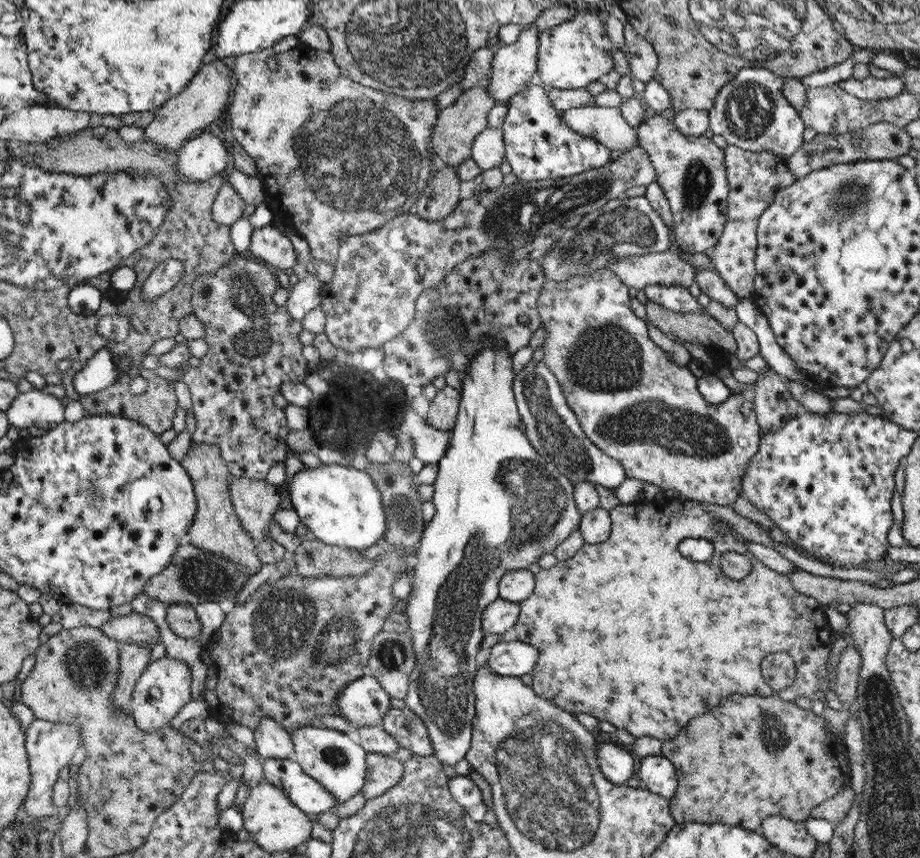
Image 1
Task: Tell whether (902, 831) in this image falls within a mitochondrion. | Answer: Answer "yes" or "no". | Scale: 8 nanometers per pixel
yes

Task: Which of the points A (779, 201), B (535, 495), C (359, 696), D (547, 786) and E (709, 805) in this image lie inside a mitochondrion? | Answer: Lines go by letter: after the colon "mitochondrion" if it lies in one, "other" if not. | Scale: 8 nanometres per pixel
A: other
B: mitochondrion
C: other
D: mitochondrion
E: other

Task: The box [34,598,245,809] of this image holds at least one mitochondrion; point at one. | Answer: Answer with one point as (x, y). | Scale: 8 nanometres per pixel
(85, 665)

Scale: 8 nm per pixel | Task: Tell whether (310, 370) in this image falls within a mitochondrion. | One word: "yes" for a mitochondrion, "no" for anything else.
no

